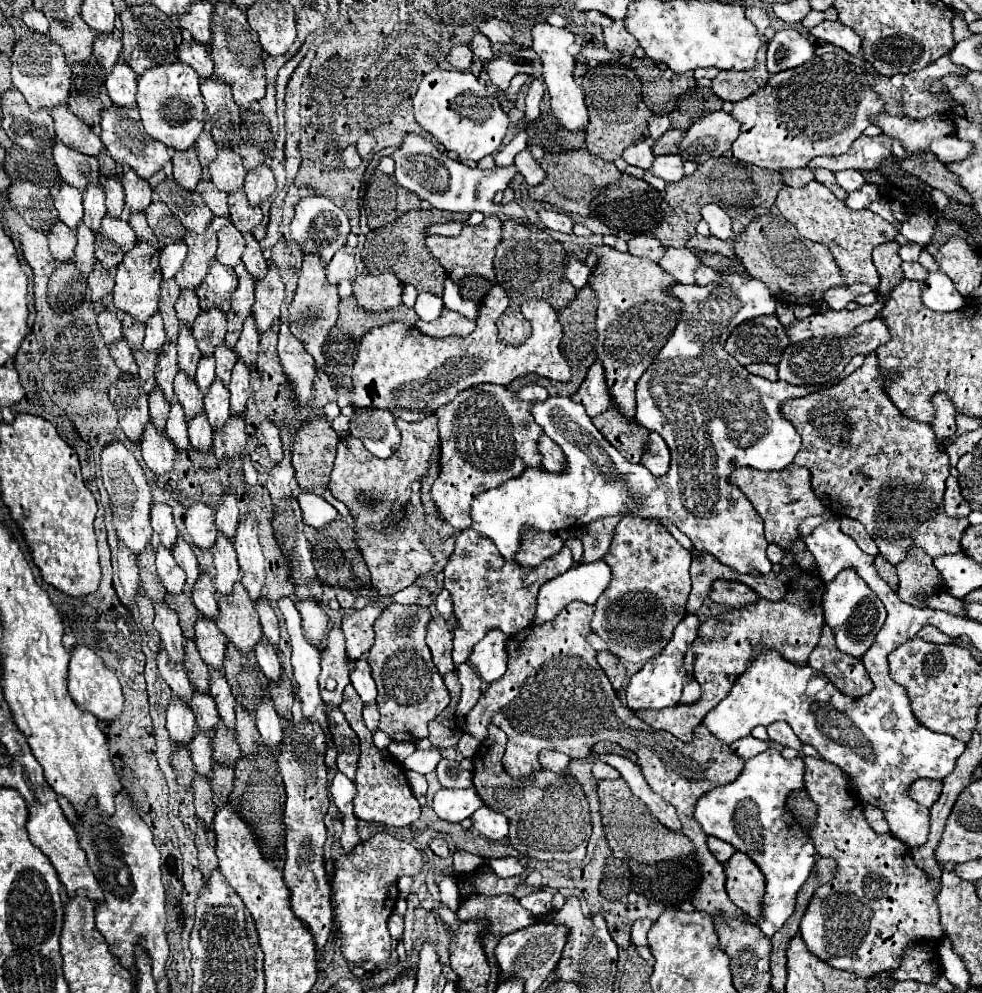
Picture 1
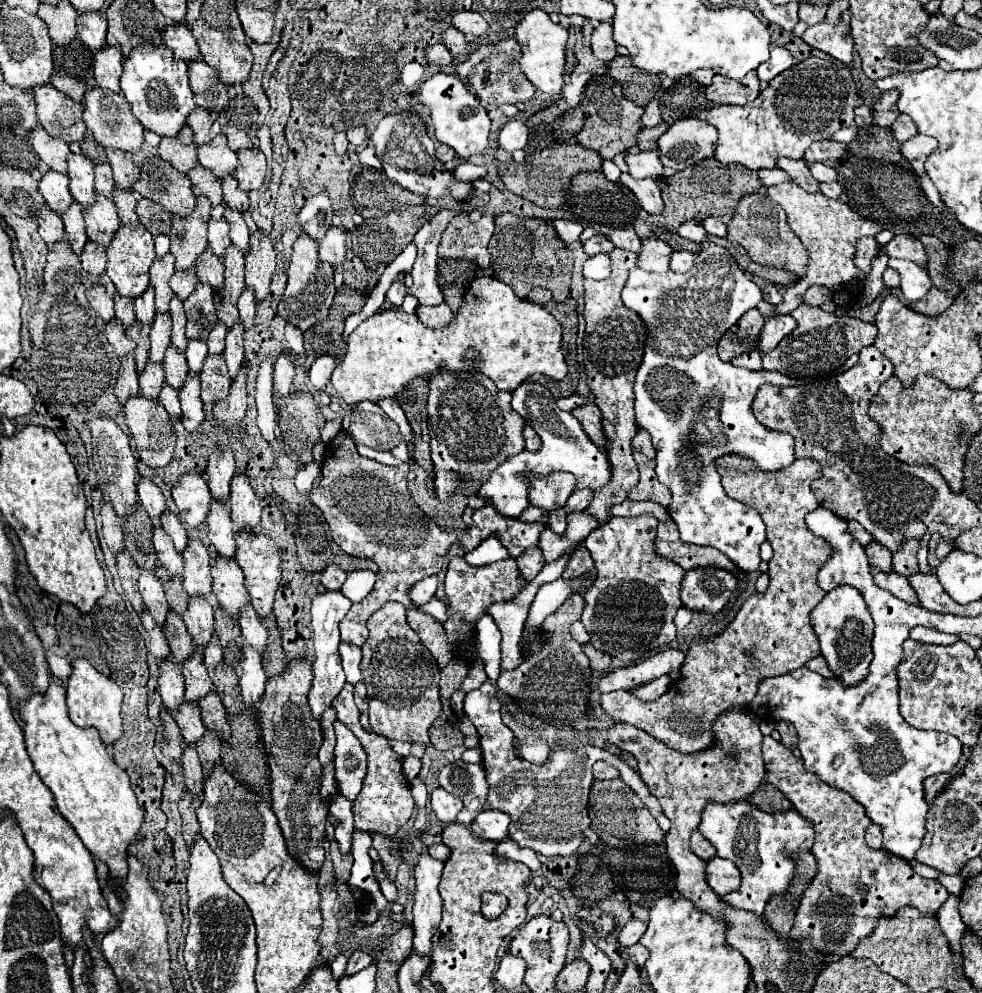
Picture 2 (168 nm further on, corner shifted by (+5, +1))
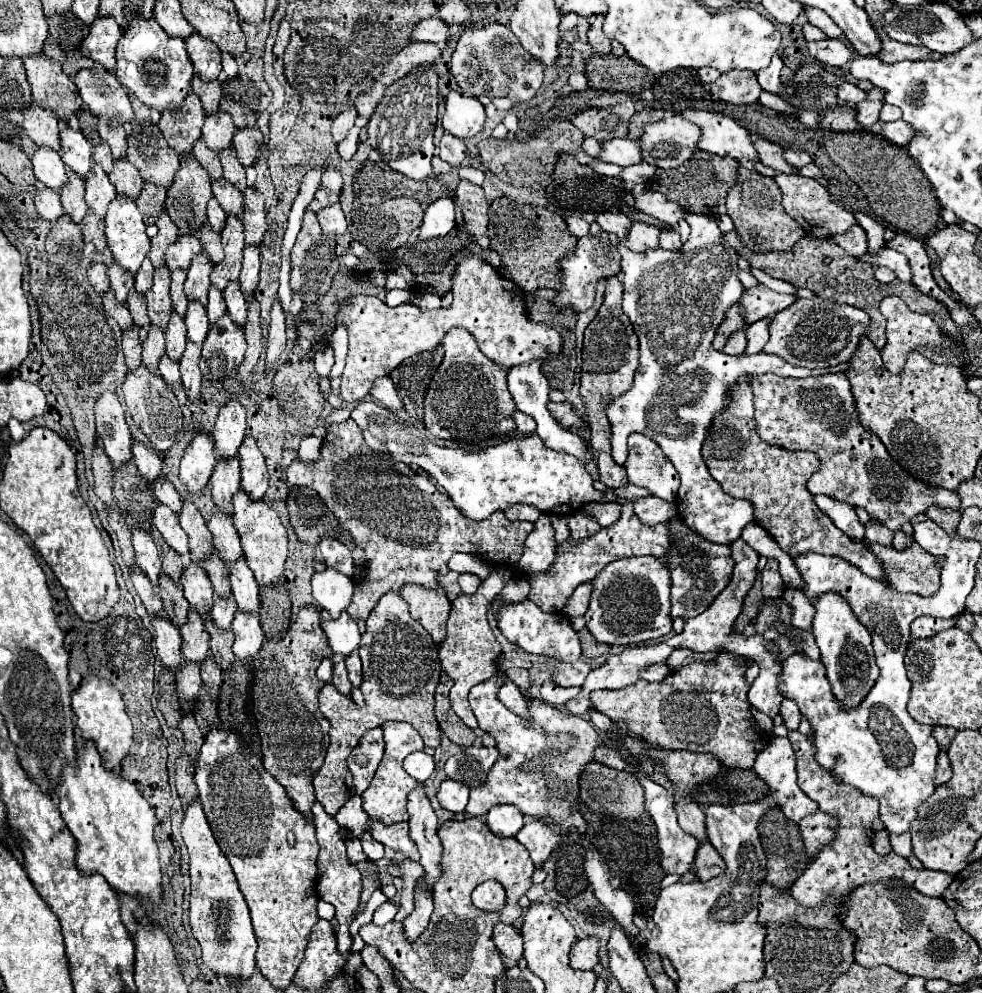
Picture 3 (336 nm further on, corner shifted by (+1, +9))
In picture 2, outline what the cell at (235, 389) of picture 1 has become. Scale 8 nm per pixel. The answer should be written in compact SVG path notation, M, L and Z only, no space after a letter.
M238 321L234 325L234 329L228 331L226 335L226 351L224 351L224 359L228 365L228 373L234 379L238 375L238 371L242 369L242 361L244 361L244 343L242 343L242 323Z

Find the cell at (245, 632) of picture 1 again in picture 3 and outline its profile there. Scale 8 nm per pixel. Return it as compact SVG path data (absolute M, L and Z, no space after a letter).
M214 507L212 517L208 521L208 529L214 537L214 547L220 553L220 557L228 563L234 563L242 555L242 547L240 547L240 535L232 523L230 513Z

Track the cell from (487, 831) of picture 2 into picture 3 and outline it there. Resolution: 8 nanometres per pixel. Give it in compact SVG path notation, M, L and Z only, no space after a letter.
M496 805L488 811L486 823L498 837L516 837L518 831L524 827L524 815L512 805Z

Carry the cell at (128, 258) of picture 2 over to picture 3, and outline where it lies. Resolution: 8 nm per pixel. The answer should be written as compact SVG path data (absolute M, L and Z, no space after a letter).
M118 195L110 205L104 217L106 237L112 249L114 259L128 271L136 273L148 255L150 239L146 237L142 213L130 197Z

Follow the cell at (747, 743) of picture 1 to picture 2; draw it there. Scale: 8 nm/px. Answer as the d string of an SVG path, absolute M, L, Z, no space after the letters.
M764 737L762 757L766 781L778 787L796 807L796 811L814 825L816 841L812 853L818 861L818 875L804 891L792 939L810 939L812 947L826 955L848 957L858 941L870 937L882 917L894 917L902 907L916 907L924 915L936 915L948 899L948 891L936 879L920 877L908 861L884 849L870 849L864 843L864 829L872 823L862 805L846 791L824 783L816 773L804 767L804 761L780 741Z

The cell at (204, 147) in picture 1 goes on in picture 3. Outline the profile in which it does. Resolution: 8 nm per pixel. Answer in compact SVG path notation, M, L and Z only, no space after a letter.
M194 75L192 79L192 91L200 97L202 105L204 105L204 113L216 113L218 105L220 105L220 83L212 81L212 83L202 83L202 79L198 75Z

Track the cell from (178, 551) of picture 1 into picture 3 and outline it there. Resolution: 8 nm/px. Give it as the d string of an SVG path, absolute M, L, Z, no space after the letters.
M158 477L158 479L152 483L152 487L154 487L154 495L158 497L160 503L168 505L170 509L174 509L174 513L180 513L182 499L180 499L180 495L176 493L176 489L174 489L174 485L172 485L170 481Z

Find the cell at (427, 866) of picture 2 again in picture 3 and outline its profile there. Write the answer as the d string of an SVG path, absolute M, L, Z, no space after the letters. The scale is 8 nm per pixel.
M420 785L414 791L408 793L408 813L410 813L410 837L416 841L420 849L420 865L424 867L424 879L428 889L432 889L434 881L438 879L440 859L442 859L442 845L438 841L436 829L436 815L430 805L430 799L426 797L426 787Z

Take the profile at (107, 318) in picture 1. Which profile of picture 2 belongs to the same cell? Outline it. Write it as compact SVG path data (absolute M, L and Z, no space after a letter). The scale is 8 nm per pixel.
M96 283L92 289L88 289L86 297L88 297L92 309L94 309L102 319L104 319L104 323L110 323L110 321L114 319L114 305L112 305L112 297L108 297L106 289L104 289L100 283Z

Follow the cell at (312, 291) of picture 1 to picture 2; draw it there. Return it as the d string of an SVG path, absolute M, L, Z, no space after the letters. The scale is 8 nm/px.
M300 235L294 243L292 263L288 269L288 285L284 291L284 297L280 299L280 315L286 323L298 327L302 333L306 333L310 327L314 327L318 321L328 319L328 311L332 307L332 299L336 295L334 279L332 279L332 267L318 261L318 243L306 235Z

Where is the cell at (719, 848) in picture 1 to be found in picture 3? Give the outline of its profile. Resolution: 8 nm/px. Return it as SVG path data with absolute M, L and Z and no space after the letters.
M676 801L674 809L676 809L678 823L680 823L682 829L692 833L698 839L698 843L708 841L706 827L704 827L704 813L702 813L698 803L694 803L694 801Z

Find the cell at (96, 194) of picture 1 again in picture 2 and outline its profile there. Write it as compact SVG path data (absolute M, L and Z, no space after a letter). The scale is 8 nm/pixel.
M84 155L68 157L68 177L70 177L70 193L84 207L94 205L94 165Z

